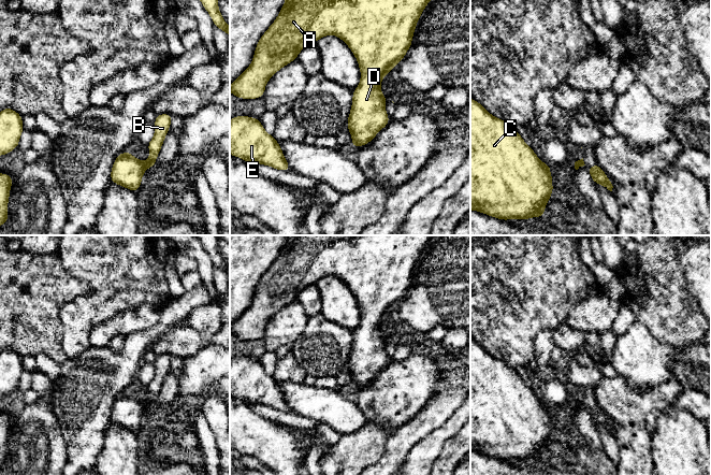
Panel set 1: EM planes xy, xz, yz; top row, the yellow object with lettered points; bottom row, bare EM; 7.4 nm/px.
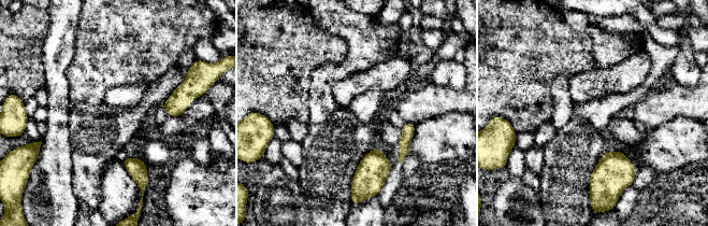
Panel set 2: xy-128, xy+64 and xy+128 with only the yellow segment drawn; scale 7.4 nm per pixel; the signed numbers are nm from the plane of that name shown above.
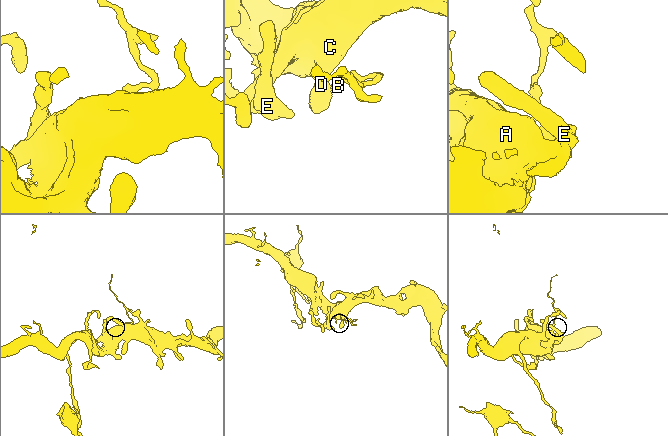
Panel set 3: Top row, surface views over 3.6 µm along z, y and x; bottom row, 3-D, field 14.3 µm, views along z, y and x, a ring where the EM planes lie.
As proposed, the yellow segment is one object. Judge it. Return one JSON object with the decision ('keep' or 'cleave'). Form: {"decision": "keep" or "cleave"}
{"decision": "cleave"}

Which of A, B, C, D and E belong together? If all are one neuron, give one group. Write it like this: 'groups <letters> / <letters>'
groups A C D E / B

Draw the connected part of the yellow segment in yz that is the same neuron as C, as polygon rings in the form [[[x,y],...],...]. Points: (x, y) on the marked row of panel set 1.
[[[470,98],[470,210],[505,221],[543,218],[545,207],[552,192],[550,164],[539,160],[513,127],[492,116],[479,102]]]

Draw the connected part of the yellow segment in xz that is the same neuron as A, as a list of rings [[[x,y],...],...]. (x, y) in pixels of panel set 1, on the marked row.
[[[286,0],[274,23],[260,38],[250,66],[232,83],[230,92],[240,99],[262,98],[267,81],[282,67],[296,59],[308,44],[316,43],[325,35],[337,35],[356,56],[361,71],[361,81],[352,91],[352,106],[347,129],[351,133],[352,146],[361,147],[369,143],[384,128],[390,119],[384,110],[387,99],[380,89],[383,76],[392,71],[411,46],[413,32],[423,10],[430,0]]]

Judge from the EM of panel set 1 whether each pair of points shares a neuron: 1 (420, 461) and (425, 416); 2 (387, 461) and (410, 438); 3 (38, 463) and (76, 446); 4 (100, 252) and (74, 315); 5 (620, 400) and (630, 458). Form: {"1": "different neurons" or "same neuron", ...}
{"1": "different neurons", "2": "same neuron", "3": "different neurons", "4": "same neuron", "5": "same neuron"}

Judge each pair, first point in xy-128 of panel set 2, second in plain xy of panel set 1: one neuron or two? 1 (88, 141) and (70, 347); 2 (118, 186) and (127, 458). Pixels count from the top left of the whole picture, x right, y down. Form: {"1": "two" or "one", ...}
{"1": "two", "2": "one"}

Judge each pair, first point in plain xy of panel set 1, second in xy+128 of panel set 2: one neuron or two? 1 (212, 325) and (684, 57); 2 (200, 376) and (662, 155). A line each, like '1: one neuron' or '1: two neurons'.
1: one neuron
2: one neuron

